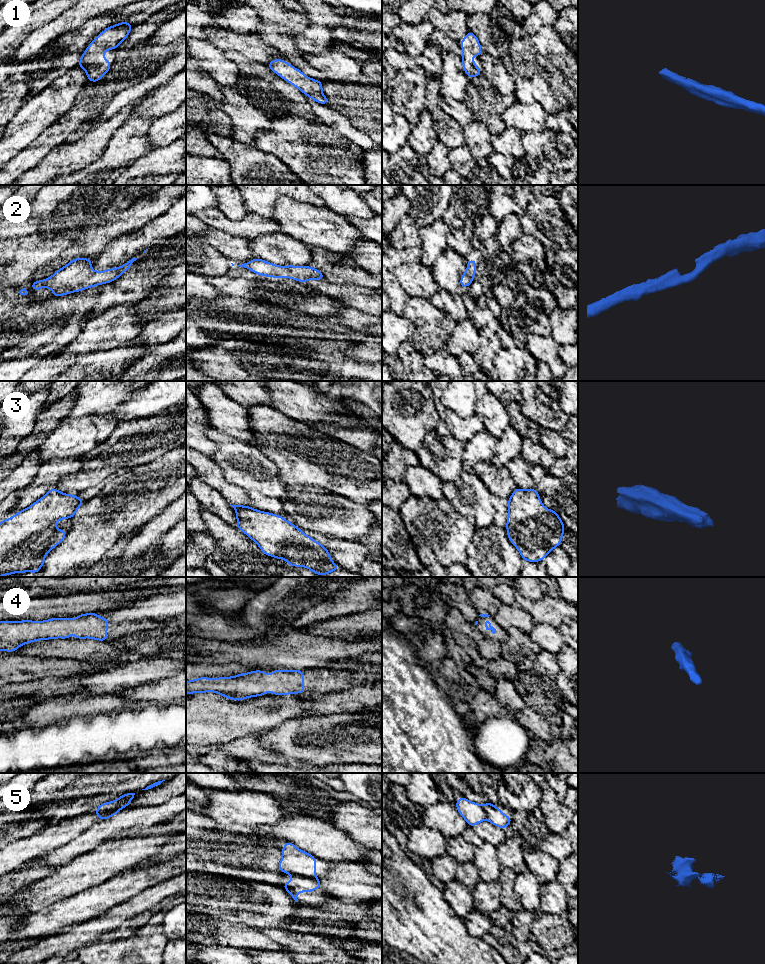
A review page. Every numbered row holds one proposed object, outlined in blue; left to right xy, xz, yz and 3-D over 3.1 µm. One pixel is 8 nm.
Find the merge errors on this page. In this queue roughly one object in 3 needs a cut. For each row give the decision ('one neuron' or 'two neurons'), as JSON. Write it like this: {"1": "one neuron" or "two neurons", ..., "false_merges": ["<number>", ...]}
{"1": "one neuron", "2": "one neuron", "3": "one neuron", "4": "one neuron", "5": "two neurons", "false_merges": ["5"]}

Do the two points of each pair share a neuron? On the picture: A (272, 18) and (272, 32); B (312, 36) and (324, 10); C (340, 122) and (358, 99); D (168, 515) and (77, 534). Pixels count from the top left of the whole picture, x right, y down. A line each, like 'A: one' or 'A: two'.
A: two
B: one
C: two
D: two

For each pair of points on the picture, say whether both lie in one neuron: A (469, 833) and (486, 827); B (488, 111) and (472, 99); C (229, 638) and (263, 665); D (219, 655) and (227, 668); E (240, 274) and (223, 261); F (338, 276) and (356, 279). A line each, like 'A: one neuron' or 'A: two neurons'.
A: one neuron
B: one neuron
C: two neurons
D: two neurons
E: two neurons
F: one neuron

